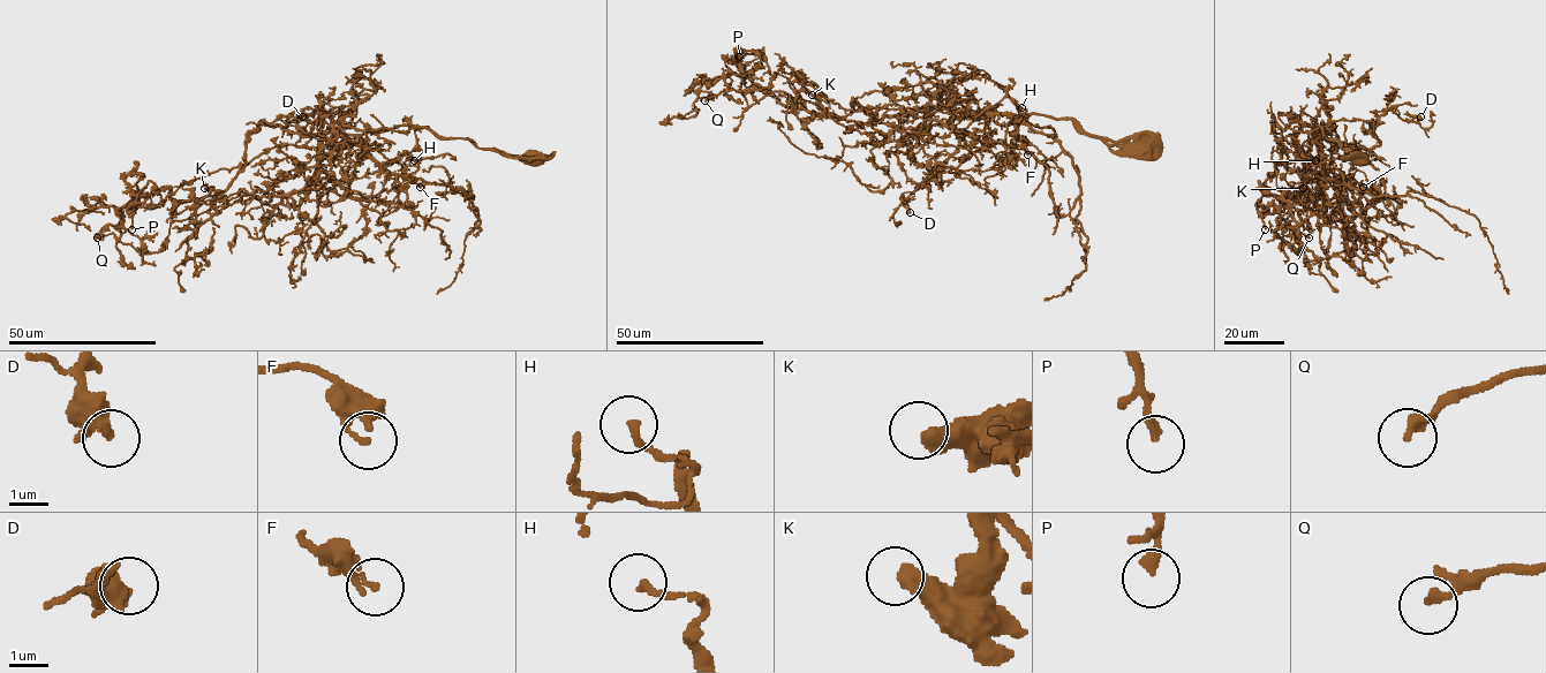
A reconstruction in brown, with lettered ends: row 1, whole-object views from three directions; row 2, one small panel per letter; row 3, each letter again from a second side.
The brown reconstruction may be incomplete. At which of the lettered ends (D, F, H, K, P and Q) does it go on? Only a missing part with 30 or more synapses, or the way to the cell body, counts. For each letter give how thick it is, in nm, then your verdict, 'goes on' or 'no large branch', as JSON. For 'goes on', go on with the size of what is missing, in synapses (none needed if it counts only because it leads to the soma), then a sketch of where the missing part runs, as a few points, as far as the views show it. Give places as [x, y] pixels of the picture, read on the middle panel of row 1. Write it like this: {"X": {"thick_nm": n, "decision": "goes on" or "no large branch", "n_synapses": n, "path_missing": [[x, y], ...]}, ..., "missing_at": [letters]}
{"D": {"thick_nm": 360, "decision": "no large branch"}, "F": {"thick_nm": 100, "decision": "no large branch"}, "H": {"thick_nm": 200, "decision": "no large branch"}, "K": {"thick_nm": 500, "decision": "no large branch"}, "P": {"thick_nm": 200, "decision": "no large branch"}, "Q": {"thick_nm": 240, "decision": "no large branch"}, "missing_at": []}

